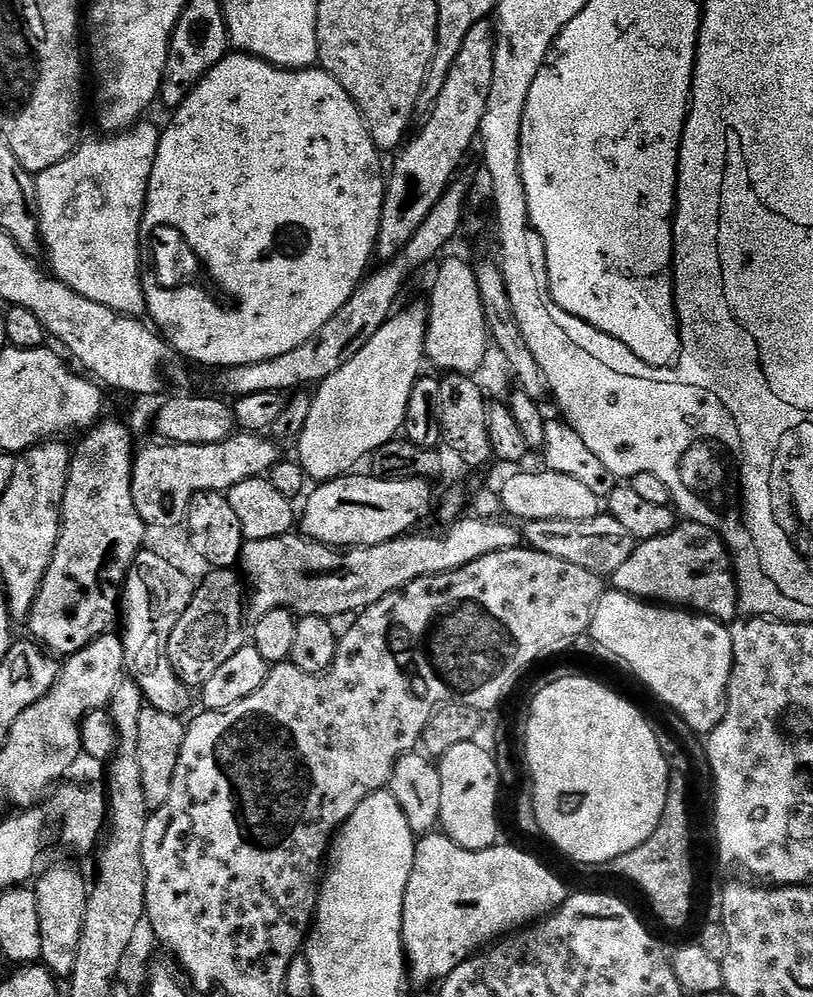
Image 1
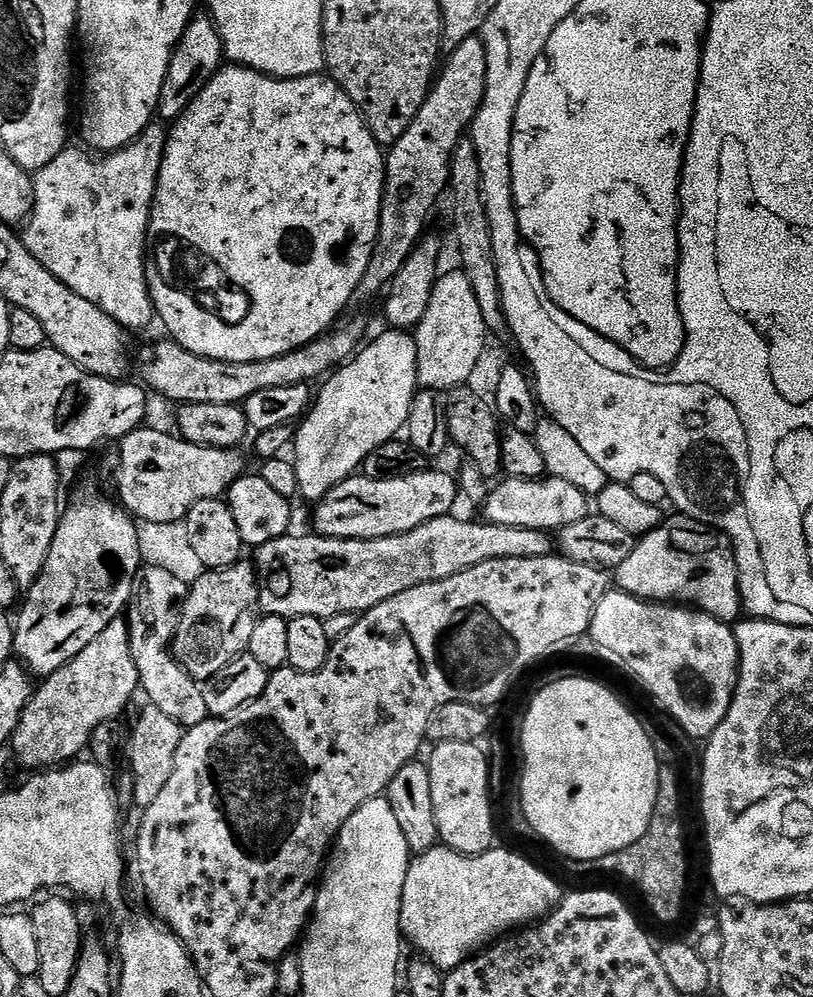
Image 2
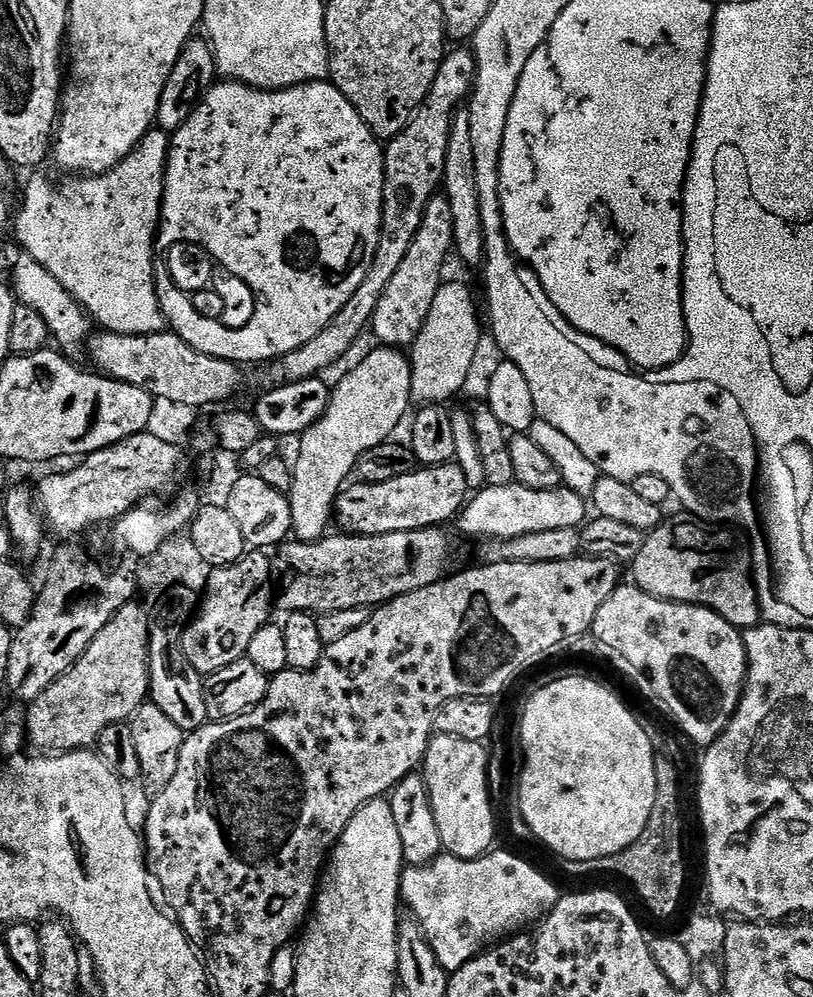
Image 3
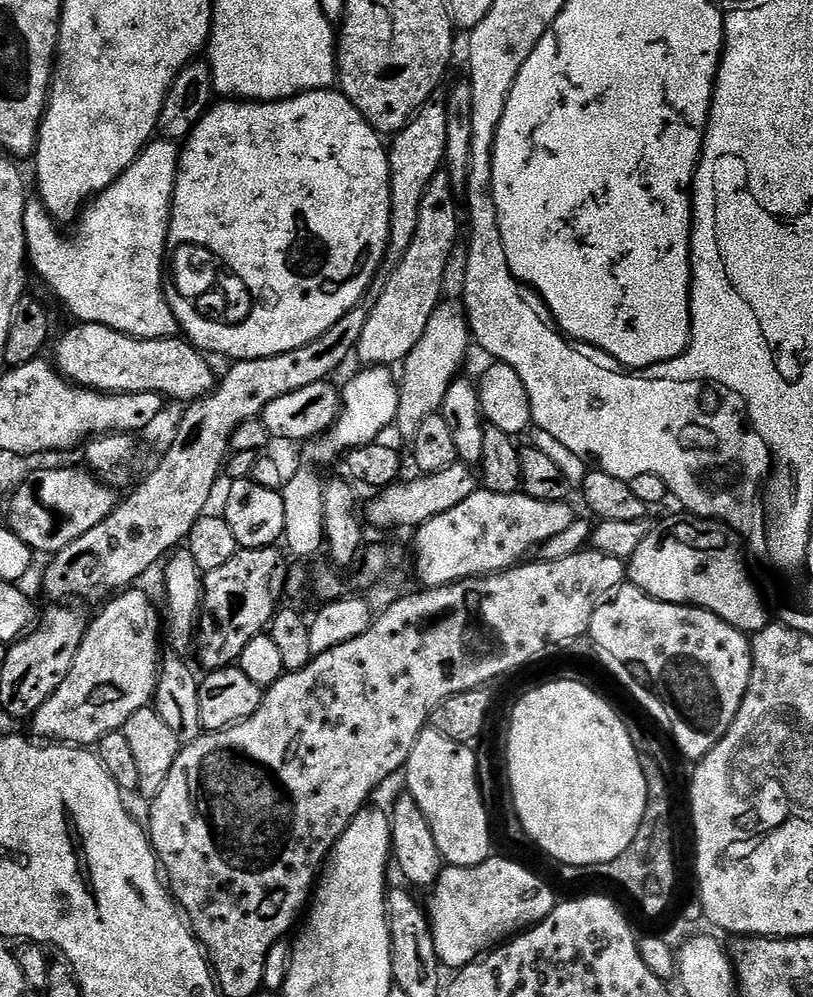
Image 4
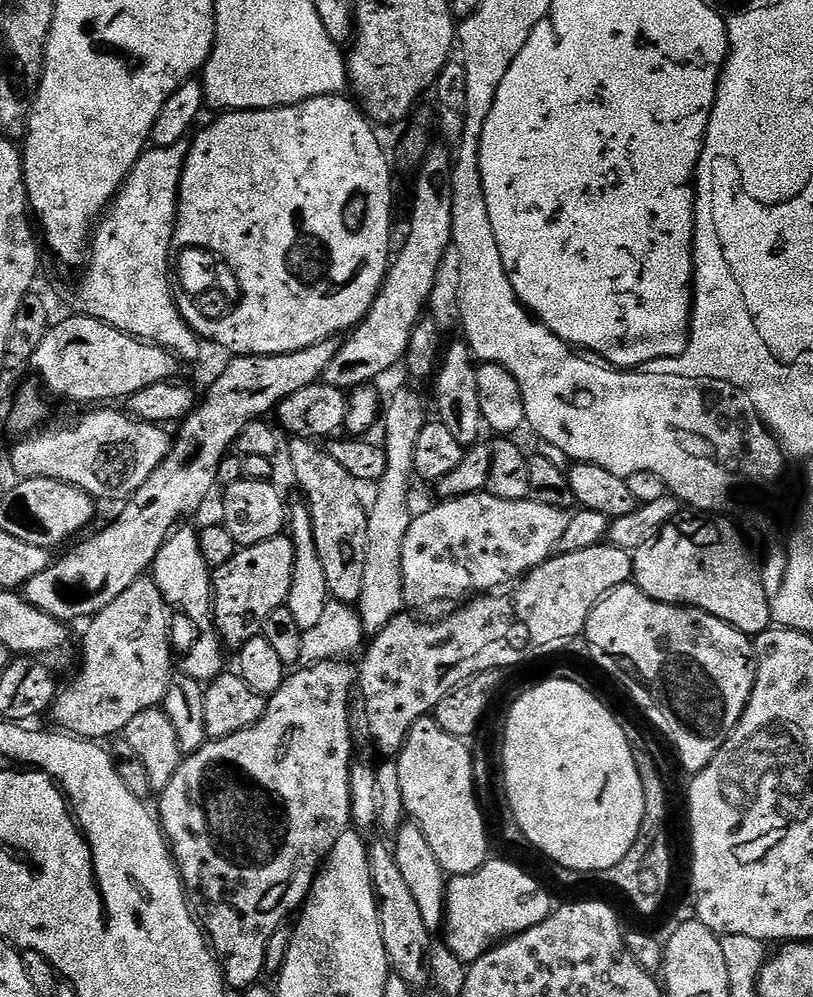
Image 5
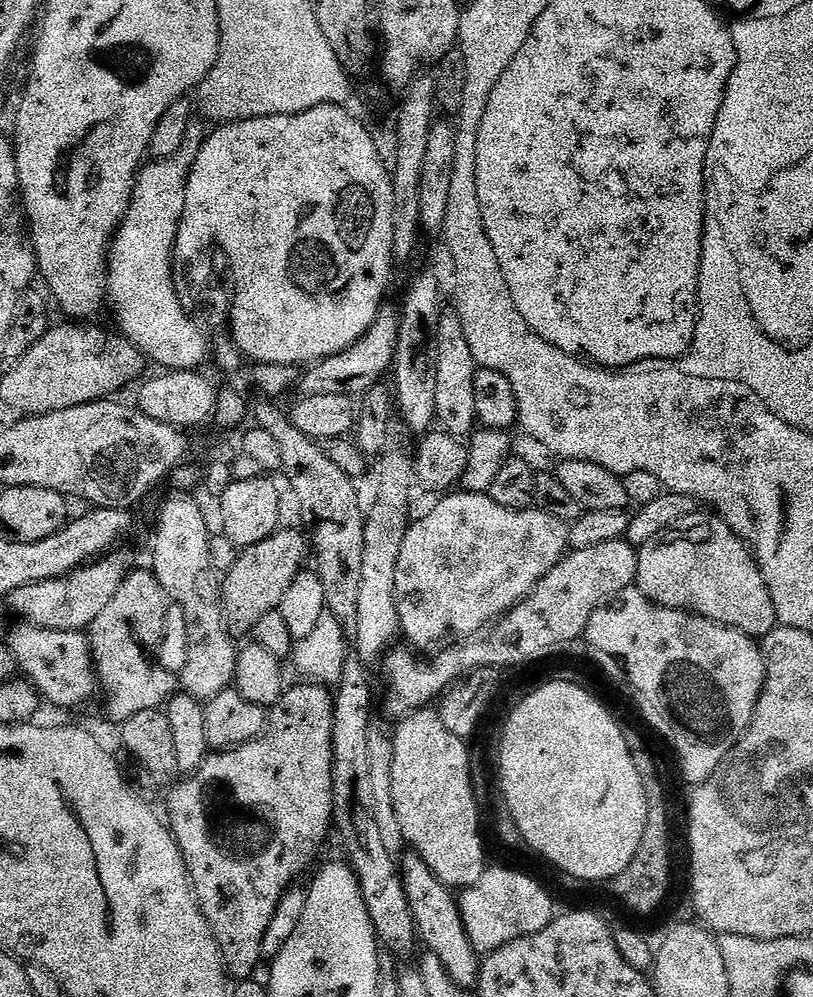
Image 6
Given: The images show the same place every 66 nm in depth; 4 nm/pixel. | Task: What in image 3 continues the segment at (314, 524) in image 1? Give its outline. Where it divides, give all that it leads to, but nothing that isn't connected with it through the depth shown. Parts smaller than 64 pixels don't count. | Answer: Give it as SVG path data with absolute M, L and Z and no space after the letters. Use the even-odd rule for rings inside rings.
M456 463L450 464L437 464L435 466L420 466L417 467L410 474L406 474L402 478L390 478L390 482L378 482L377 484L361 484L359 482L352 482L347 485L340 492L335 502L334 520L337 524L340 523L345 533L355 534L358 536L377 536L378 534L394 534L395 532L413 532L419 528L438 528L447 525L447 520L455 521L459 517L460 513L464 510L464 505L468 503L470 499L470 491L466 484L466 477L462 474L462 470Z

